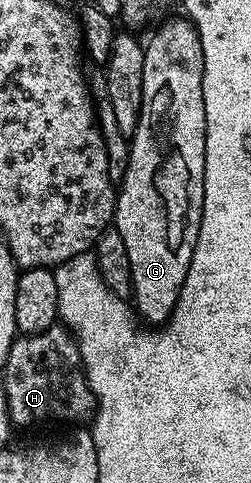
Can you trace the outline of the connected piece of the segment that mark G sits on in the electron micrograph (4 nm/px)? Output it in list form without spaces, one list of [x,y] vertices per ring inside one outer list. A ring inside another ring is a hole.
[[[180,17],[163,23],[151,40],[146,40],[145,73],[141,113],[135,132],[129,137],[127,168],[117,183],[113,229],[125,241],[125,257],[129,257],[131,294],[138,318],[147,325],[167,322],[177,305],[185,273],[193,261],[199,226],[203,216],[205,193],[205,101],[203,100],[203,55],[199,35],[190,19]]]

